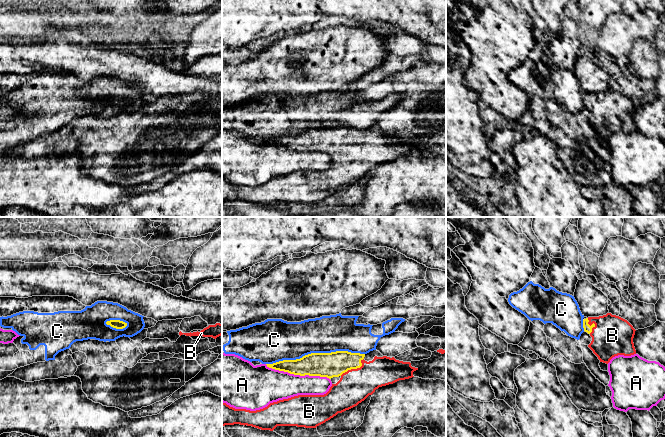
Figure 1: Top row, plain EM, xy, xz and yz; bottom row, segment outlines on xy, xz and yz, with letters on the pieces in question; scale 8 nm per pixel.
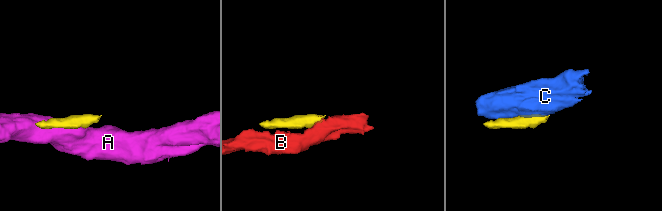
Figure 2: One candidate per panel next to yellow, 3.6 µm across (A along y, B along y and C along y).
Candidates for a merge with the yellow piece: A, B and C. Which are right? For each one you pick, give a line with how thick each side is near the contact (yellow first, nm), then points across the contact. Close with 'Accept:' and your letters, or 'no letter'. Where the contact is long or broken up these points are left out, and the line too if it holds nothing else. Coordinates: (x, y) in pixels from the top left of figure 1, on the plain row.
B: 200/260 nm | across xz (334, 140), (346, 140), (354, 144), (355, 161)
Accept: B

